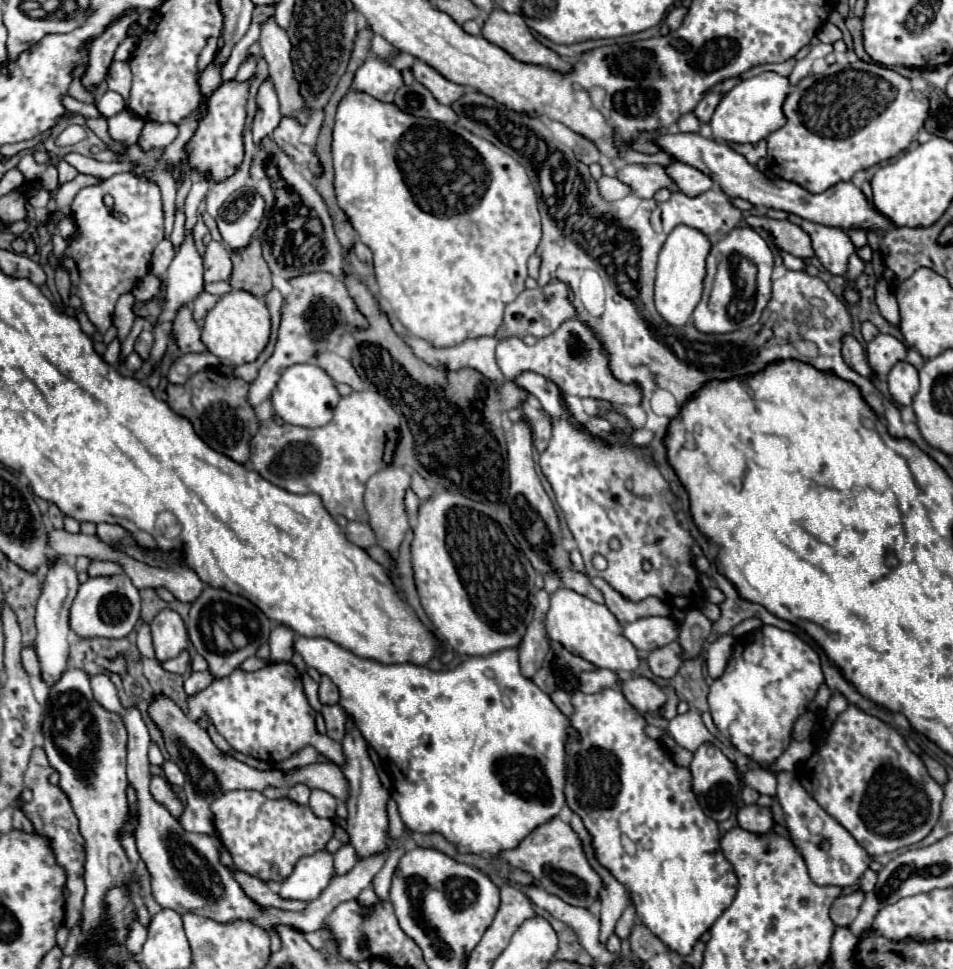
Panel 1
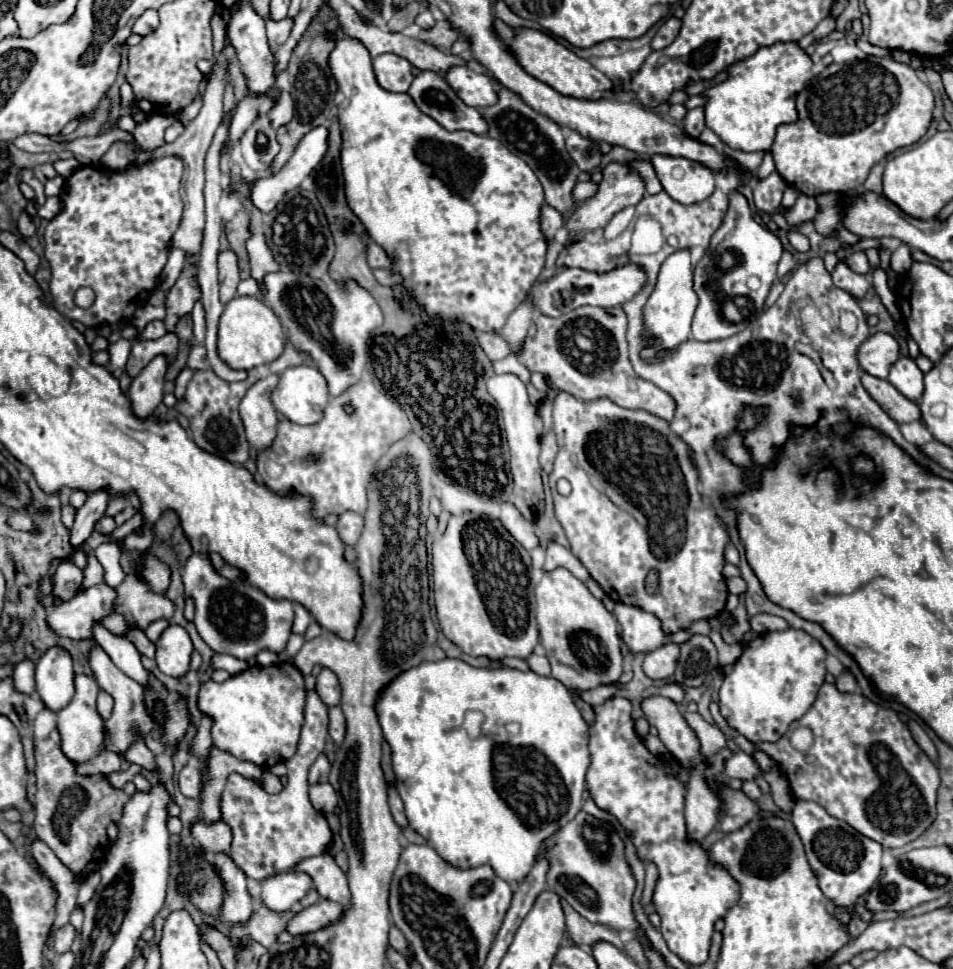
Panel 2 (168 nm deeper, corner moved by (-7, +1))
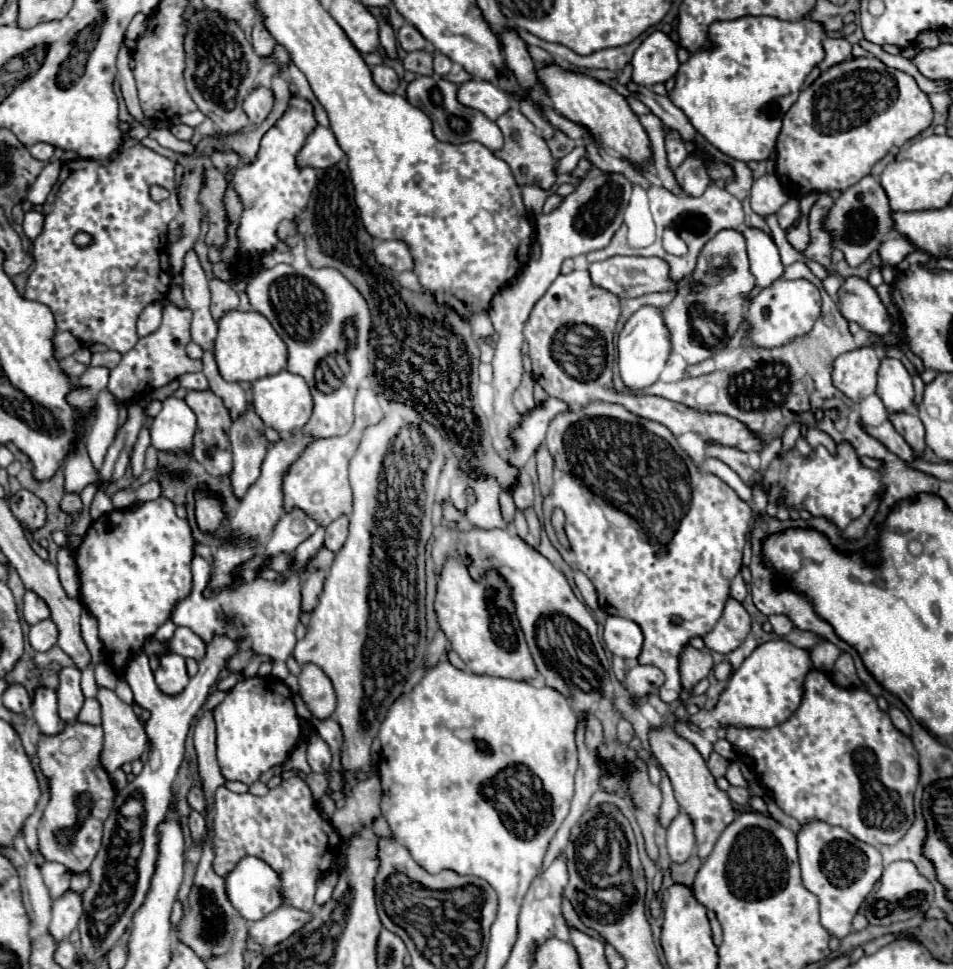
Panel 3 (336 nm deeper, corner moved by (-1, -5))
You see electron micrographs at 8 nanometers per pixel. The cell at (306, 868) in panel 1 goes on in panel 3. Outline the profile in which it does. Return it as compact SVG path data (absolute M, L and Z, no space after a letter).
M244 857L232 873L226 877L226 893L232 905L240 911L246 921L258 921L276 911L282 905L282 889L280 889L280 875L256 857Z

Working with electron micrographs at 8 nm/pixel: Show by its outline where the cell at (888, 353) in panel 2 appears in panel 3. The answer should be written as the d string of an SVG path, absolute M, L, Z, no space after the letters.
M865 346L840 355L834 361L832 381L854 403L876 393L880 359L873 347Z

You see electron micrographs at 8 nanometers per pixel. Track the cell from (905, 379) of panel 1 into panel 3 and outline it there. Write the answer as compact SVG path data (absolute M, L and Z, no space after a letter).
M884 357L878 371L878 397L884 401L888 413L914 409L914 385L912 375L898 359Z

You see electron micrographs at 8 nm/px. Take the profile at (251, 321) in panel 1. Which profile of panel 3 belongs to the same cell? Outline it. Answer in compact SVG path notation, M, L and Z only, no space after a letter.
M228 311L218 321L218 335L214 341L214 357L220 375L226 381L256 381L266 375L282 371L286 365L286 345L270 325L270 321L256 311Z

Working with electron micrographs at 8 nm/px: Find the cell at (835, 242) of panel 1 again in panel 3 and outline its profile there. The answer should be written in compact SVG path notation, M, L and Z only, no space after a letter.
M851 276L838 289L838 307L848 321L856 321L870 333L886 335L890 331L890 317L880 303L876 289L867 280Z

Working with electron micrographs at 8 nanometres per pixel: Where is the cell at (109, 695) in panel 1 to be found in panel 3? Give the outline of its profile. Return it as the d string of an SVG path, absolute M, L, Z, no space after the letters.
M86 699L84 701L84 707L78 715L80 723L90 723L90 725L100 725L100 719L102 717L102 709L98 707L98 701L96 699Z

